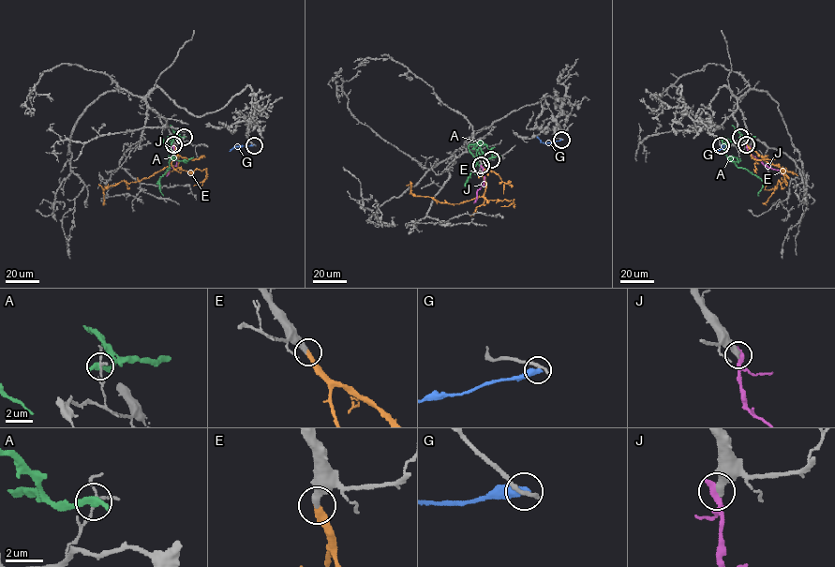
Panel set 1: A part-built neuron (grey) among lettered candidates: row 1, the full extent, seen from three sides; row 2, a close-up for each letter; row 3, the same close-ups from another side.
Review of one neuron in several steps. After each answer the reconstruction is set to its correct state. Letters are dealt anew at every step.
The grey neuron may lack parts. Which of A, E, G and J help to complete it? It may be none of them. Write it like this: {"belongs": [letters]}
{"belongs": ["E"]}

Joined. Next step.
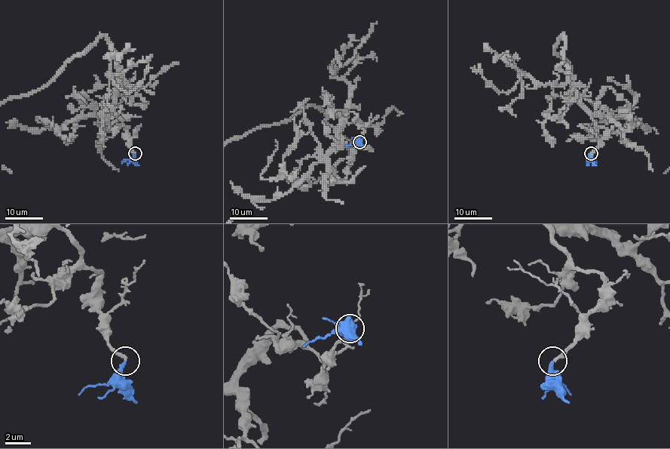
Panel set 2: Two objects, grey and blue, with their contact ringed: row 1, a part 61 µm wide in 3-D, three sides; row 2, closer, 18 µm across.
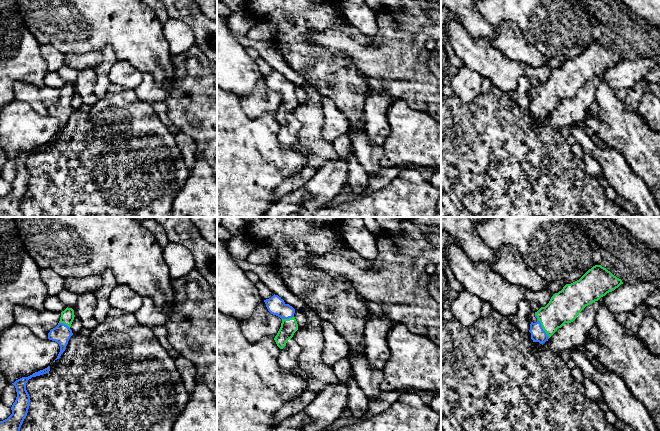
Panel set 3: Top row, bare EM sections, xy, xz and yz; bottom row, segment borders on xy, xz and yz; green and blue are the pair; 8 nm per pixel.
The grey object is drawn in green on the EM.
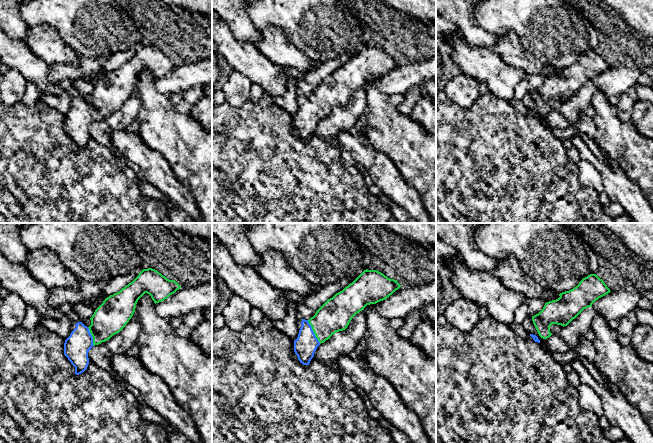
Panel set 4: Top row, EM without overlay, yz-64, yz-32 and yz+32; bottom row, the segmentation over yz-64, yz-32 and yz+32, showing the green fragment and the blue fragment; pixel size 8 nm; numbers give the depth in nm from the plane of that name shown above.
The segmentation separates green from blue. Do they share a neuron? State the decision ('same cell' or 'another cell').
same cell

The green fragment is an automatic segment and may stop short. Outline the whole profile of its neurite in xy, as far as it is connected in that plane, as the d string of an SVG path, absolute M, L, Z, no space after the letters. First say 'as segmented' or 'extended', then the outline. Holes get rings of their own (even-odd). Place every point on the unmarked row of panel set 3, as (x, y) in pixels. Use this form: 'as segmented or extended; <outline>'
extended; M67 83L64 87L61 88L58 101L51 105L48 109L48 115L57 118L60 122L60 128L55 136L60 134L61 130L66 125L70 113L73 111L70 103L74 93L74 86Z

